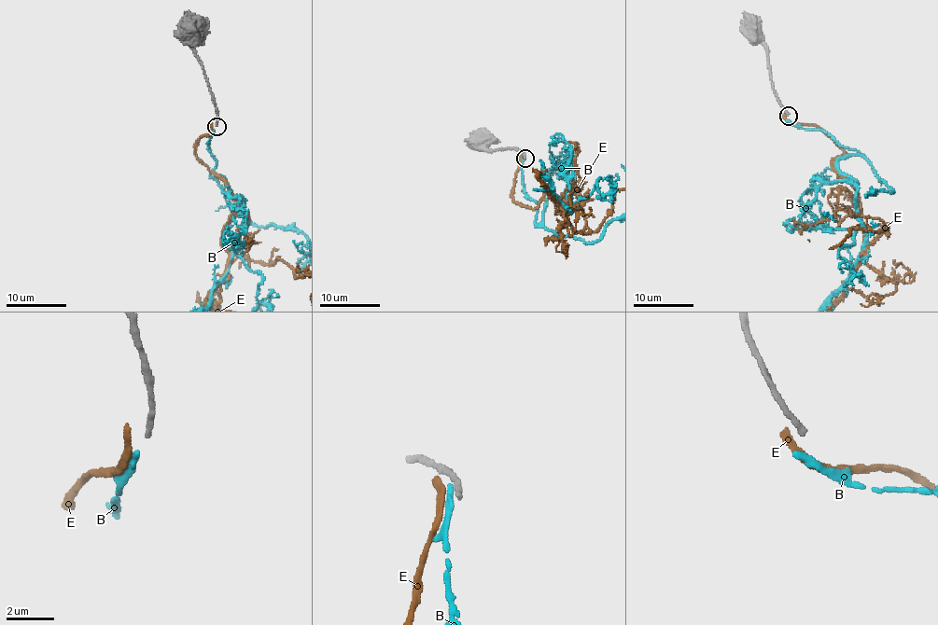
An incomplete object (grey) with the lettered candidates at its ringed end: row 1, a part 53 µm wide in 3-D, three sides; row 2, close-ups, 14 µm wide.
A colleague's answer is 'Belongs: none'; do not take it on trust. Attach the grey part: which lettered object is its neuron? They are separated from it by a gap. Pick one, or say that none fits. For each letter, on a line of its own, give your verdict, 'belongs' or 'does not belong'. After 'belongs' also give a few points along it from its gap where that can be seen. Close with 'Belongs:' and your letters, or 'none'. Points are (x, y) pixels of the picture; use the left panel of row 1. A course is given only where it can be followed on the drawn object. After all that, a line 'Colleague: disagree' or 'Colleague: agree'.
B: does not belong
E: does not belong
Belongs: none
Colleague: agree

